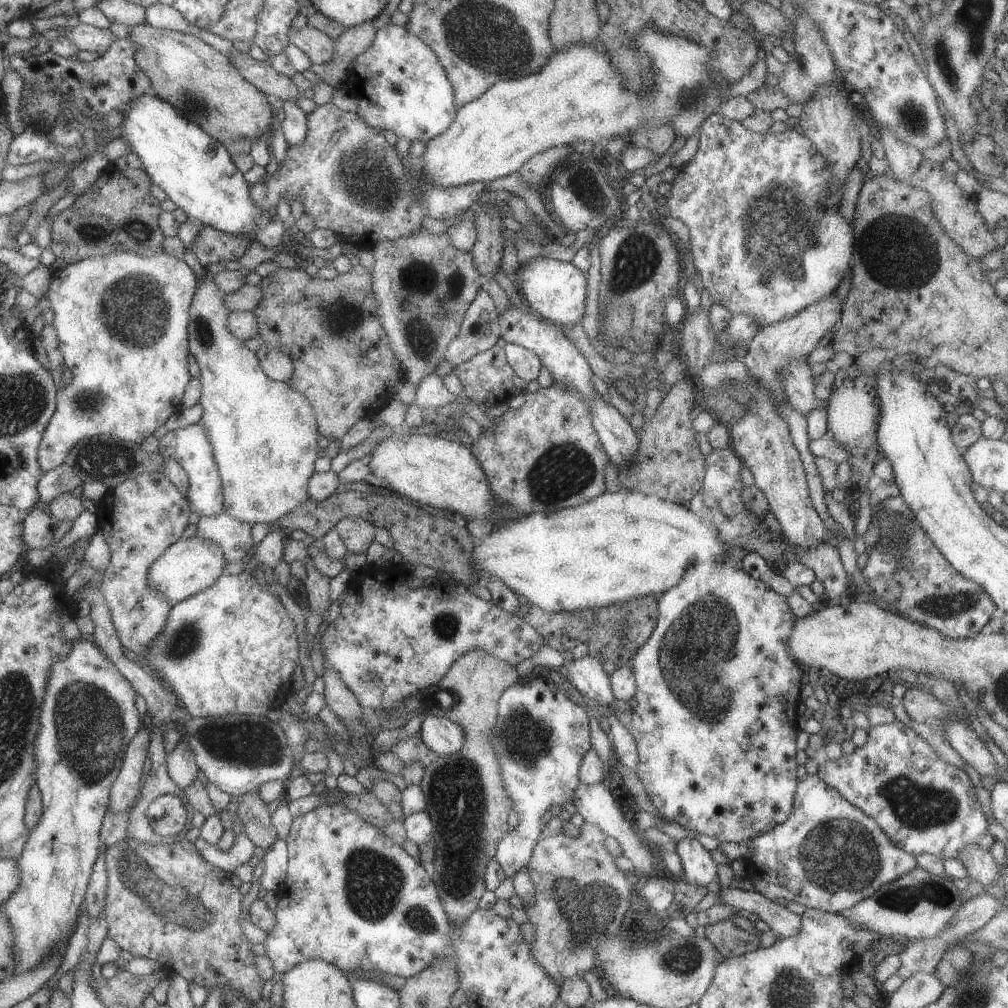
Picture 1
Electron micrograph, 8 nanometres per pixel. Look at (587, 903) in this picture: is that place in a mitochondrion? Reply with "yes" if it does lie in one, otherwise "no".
yes

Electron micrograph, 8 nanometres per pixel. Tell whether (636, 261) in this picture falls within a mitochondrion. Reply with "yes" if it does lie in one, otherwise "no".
yes

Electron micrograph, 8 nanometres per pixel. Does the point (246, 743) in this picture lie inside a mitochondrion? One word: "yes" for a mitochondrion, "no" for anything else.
yes

